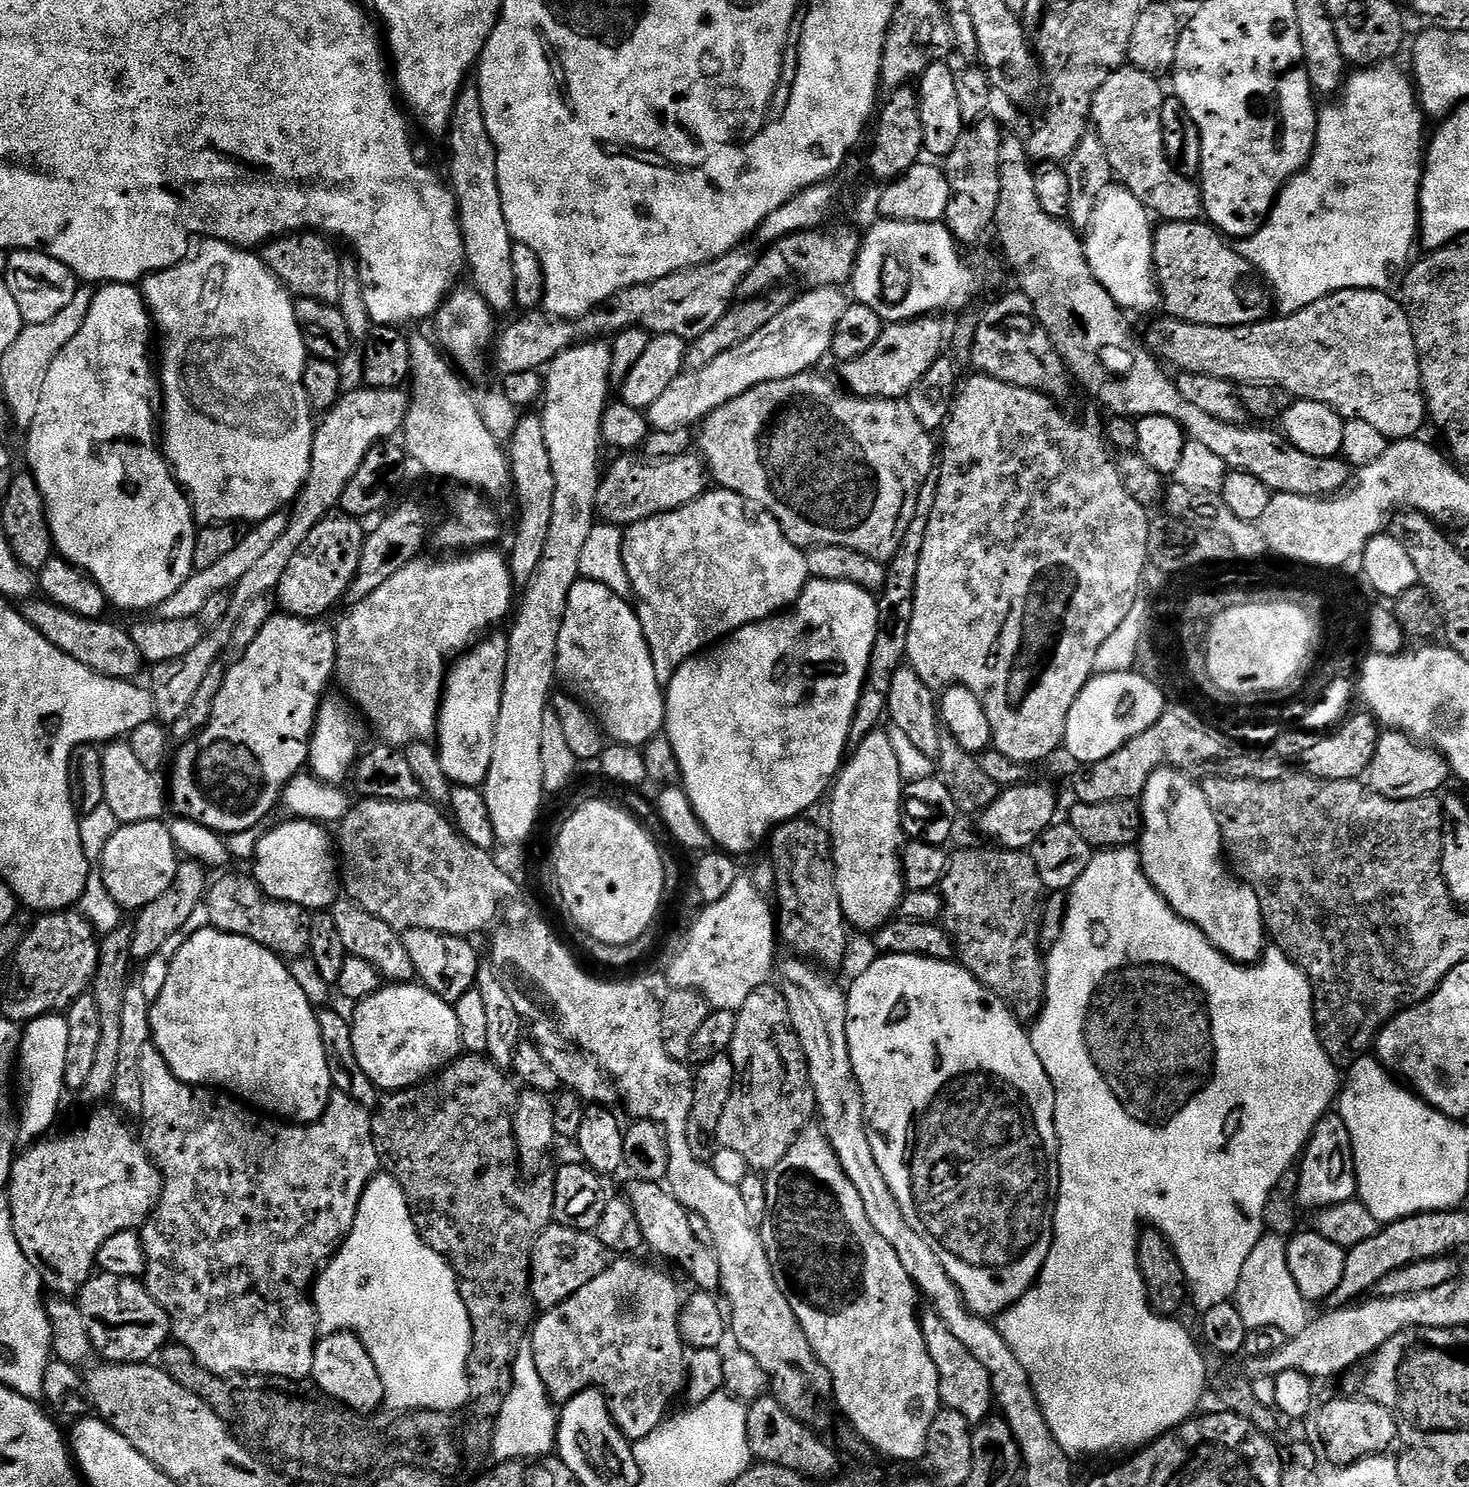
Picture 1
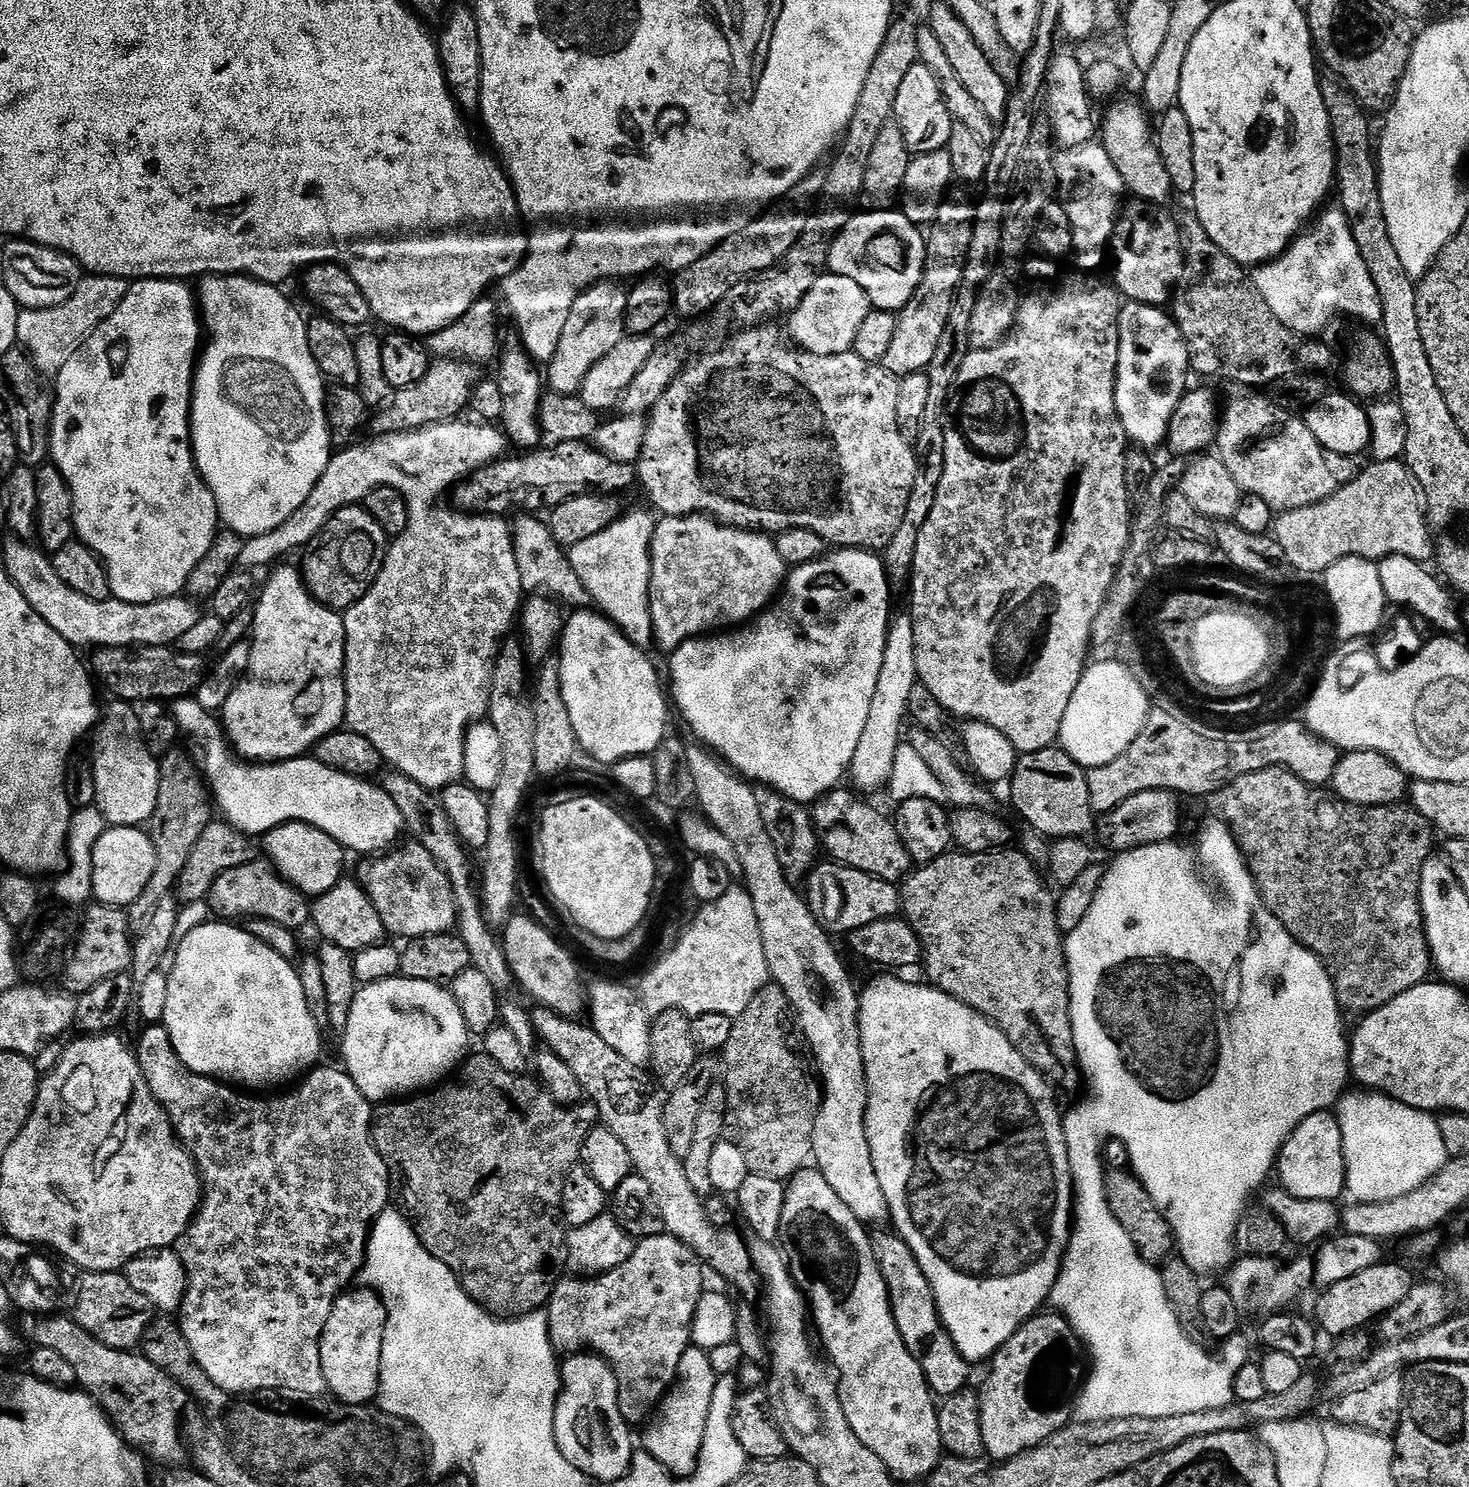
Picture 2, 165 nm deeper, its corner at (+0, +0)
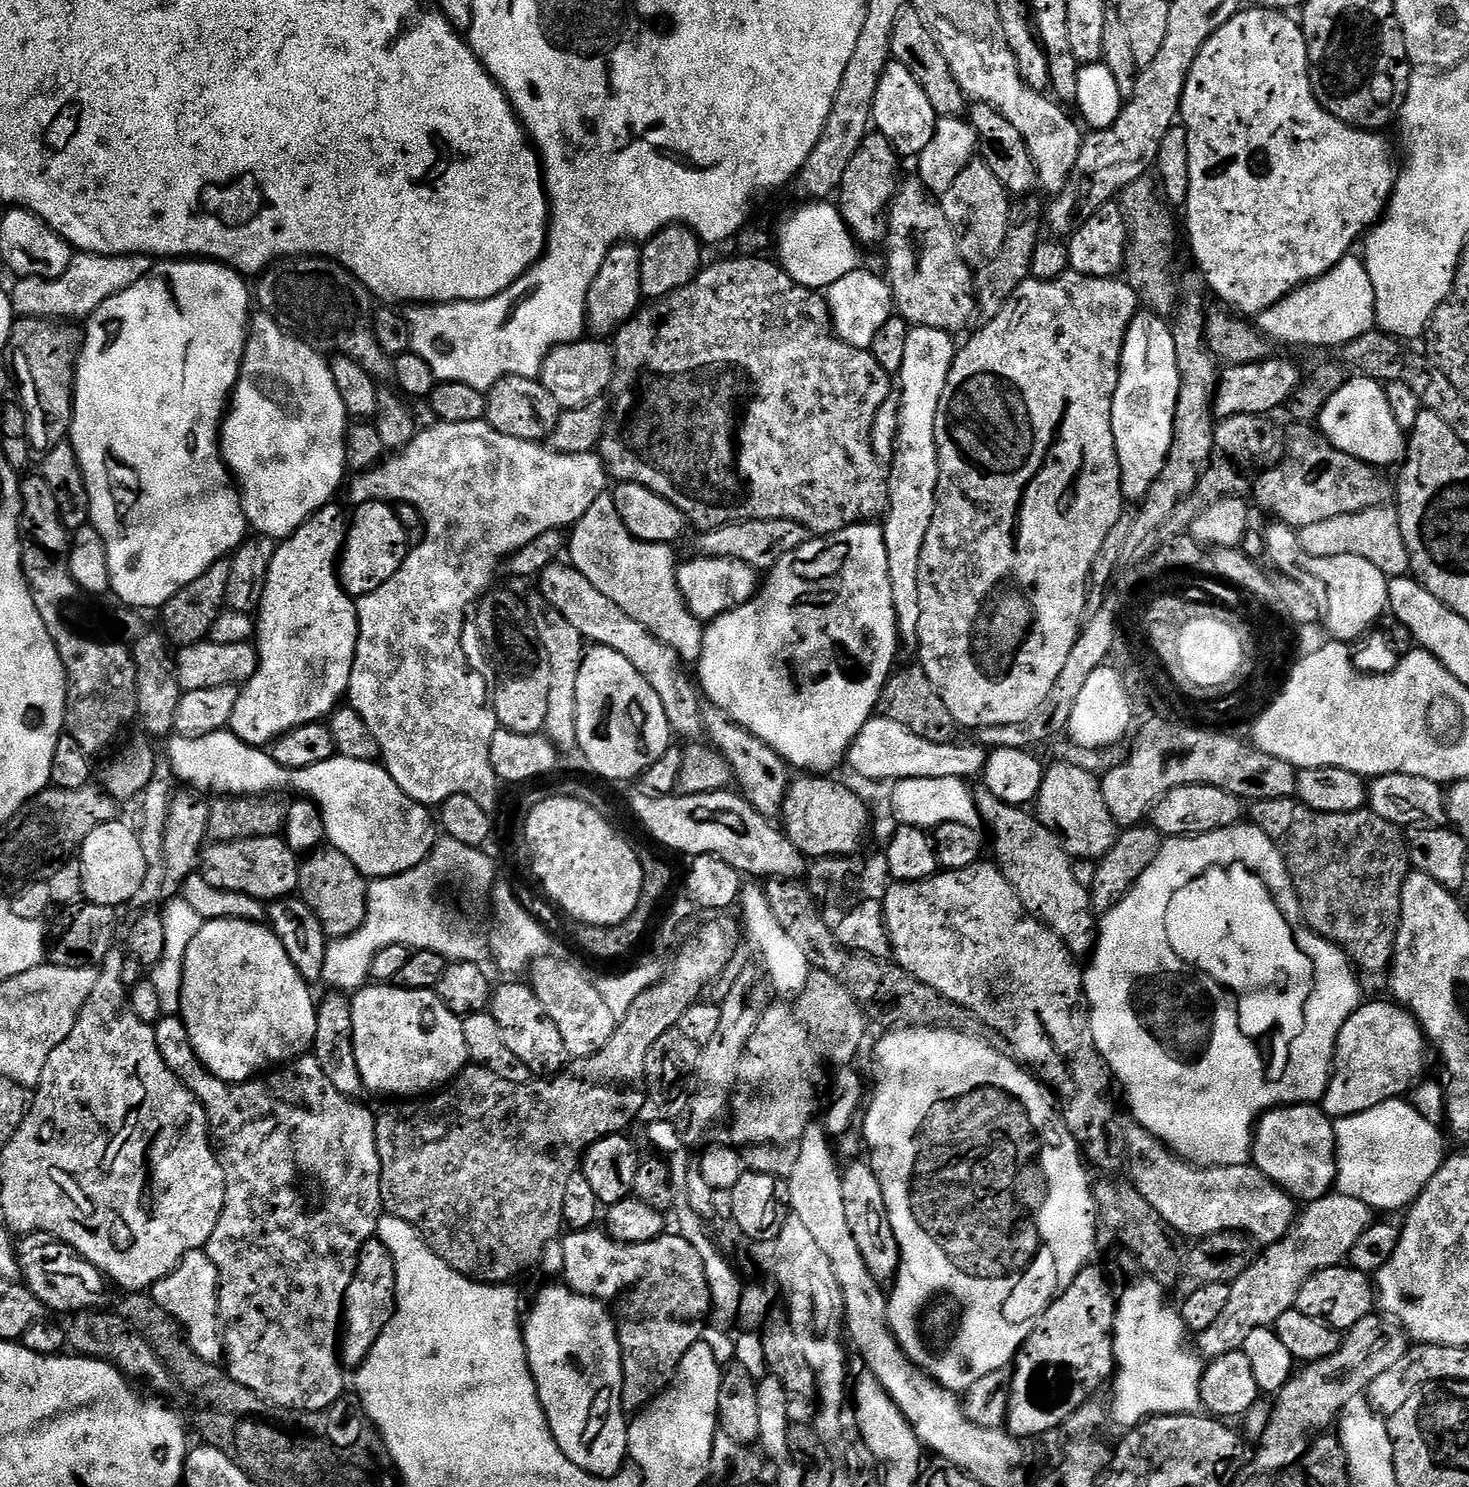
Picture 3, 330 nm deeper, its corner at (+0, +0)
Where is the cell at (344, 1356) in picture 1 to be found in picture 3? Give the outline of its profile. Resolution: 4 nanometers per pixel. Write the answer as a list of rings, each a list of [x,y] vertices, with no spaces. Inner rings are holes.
[[[378,1238],[368,1240],[360,1251],[360,1261],[354,1278],[344,1296],[342,1335],[338,1341],[340,1363],[345,1369],[355,1370],[366,1362],[374,1342],[382,1334],[390,1318],[396,1313],[396,1267],[390,1250]]]

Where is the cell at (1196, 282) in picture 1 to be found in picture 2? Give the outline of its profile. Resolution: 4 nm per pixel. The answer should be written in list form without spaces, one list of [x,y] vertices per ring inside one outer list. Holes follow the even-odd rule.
[[[1129,199],[1116,218],[1110,241],[1111,283],[1125,301],[1133,304],[1164,306],[1186,272],[1184,252],[1180,249],[1180,225],[1177,217],[1167,216],[1163,207],[1147,200]]]

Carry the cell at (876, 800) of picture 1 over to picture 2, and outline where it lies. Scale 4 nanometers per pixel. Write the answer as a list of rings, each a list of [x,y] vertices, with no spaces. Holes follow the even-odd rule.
[[[907,611],[897,616],[895,613],[888,621],[886,650],[882,654],[882,670],[878,670],[878,686],[874,686],[874,698],[870,698],[870,715],[866,718],[866,727],[862,729],[862,738],[858,738],[858,750],[854,750],[850,765],[850,780],[852,776],[853,782],[857,784],[855,787],[861,793],[876,792],[891,781],[894,754],[902,743],[902,733],[905,731],[904,720],[906,724],[910,690],[914,690],[917,682],[914,622]]]

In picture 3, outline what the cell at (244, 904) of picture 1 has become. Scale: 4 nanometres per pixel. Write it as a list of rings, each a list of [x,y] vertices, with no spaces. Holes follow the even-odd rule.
[[[283,835],[266,838],[246,838],[230,842],[212,842],[201,851],[199,876],[210,886],[218,890],[235,890],[237,894],[250,894],[250,898],[258,898],[265,902],[287,900],[298,889],[301,857],[287,844]]]

